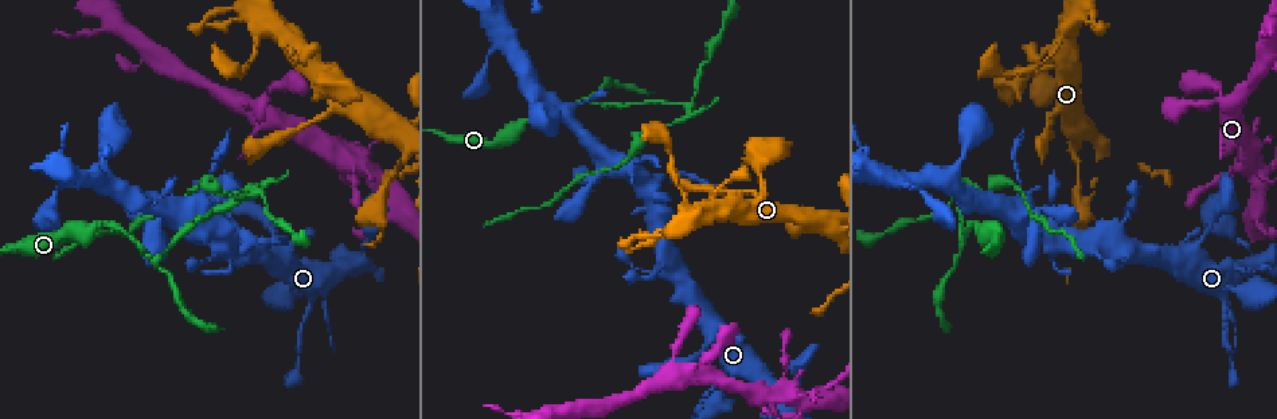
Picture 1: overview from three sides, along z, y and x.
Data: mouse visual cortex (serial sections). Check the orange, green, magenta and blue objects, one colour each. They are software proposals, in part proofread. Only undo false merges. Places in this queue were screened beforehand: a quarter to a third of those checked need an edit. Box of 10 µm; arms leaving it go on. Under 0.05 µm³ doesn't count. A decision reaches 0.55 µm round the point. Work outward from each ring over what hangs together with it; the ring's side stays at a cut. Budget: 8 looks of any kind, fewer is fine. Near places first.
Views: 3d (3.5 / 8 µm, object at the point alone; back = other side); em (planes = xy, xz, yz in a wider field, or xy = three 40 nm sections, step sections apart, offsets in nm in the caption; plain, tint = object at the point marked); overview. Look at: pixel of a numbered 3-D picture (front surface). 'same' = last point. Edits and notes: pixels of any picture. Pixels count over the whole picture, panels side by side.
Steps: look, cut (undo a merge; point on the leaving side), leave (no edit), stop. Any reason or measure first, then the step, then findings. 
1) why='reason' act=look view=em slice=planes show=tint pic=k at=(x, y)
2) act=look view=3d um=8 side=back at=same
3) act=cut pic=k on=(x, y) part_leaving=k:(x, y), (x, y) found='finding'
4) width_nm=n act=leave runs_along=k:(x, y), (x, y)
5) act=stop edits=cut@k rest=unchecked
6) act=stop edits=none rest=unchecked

why='sharp bend' act=look view=3d um=3.5 pic=1 at=(274, 29)

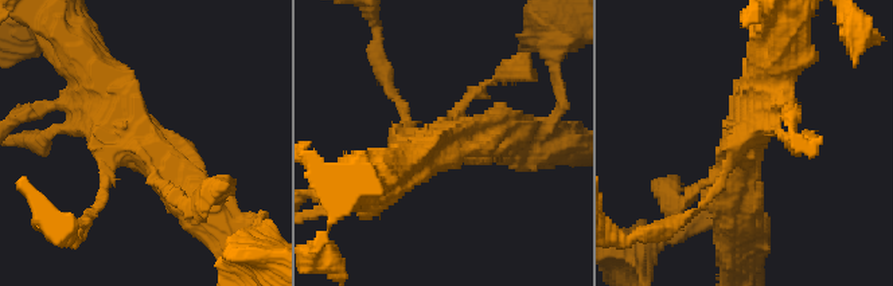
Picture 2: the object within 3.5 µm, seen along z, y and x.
act=look view=em slice=xy step=1 show=tint pic=2 at=(444, 145)

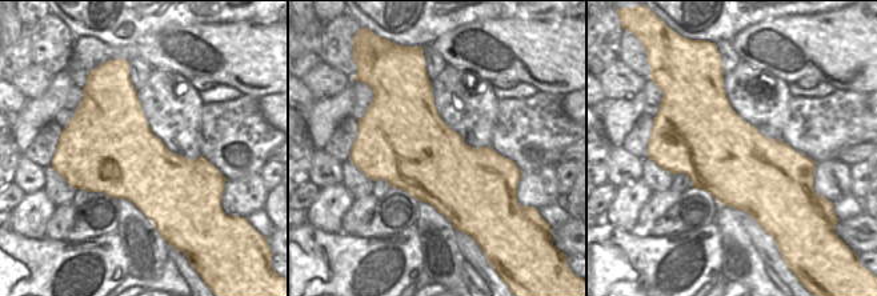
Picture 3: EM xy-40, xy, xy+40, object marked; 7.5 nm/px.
width_nm=650 act=leave runs_along=2:(203, 207), (108, 104), (75, 104) found='one cell here'

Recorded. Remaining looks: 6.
why='narrows sharply' act=look view=3d um=3.5 pic=1 at=(244, 103)

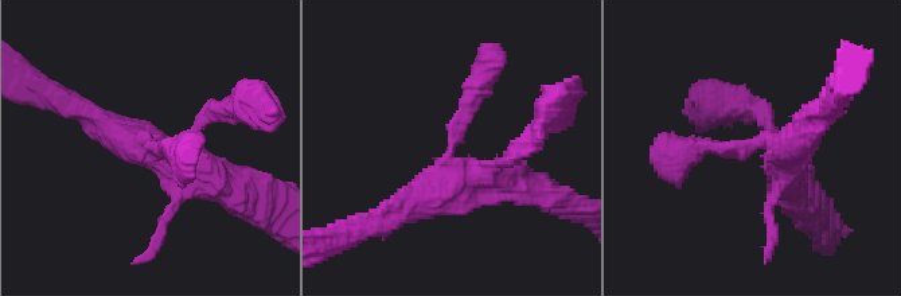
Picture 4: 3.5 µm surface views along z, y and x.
arms=3 arm_widths_nm=300,400,450 why='shape alone is not enough' act=look view=em slice=xy step=1 show=tint pic=4 at=(151, 150)

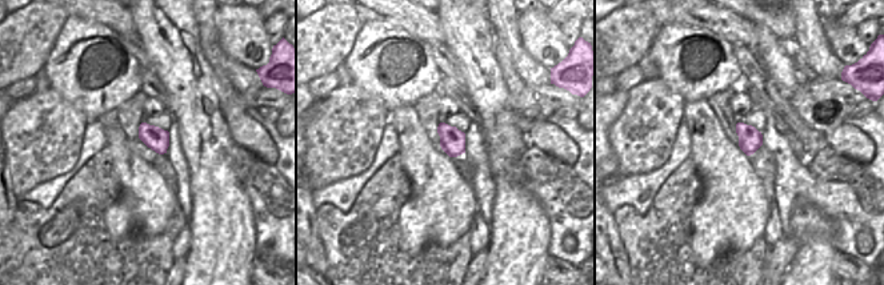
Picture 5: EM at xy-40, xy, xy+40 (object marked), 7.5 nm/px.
act=leave runs_along=4:(787, 168), (769, 140), (673, 156) found='one cell here'

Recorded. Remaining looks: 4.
why='thin arm on a thick one' act=look view=3d um=3.5 pic=1 at=(363, 163)

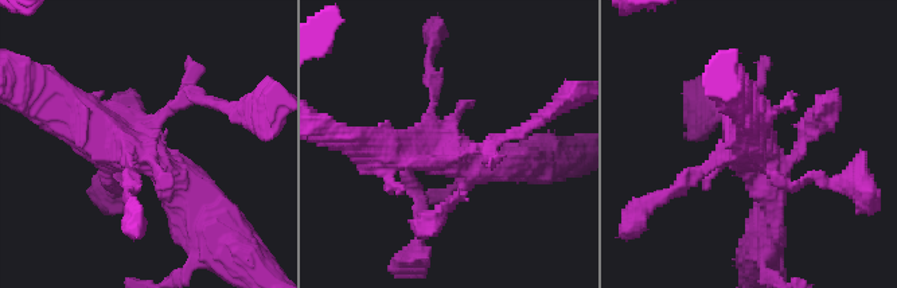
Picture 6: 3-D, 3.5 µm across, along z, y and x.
act=look view=em slice=xy step=3 show=tint pic=6 at=(445, 155)

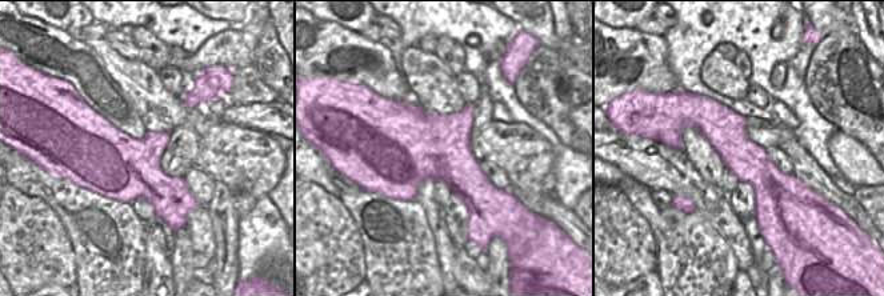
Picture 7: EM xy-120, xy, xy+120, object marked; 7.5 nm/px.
width_nm=550 act=leave runs_along=6:(73, 113), (147, 147), (209, 213) found='one cell here'

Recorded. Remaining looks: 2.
act=stop edits=none rest=unchecked

